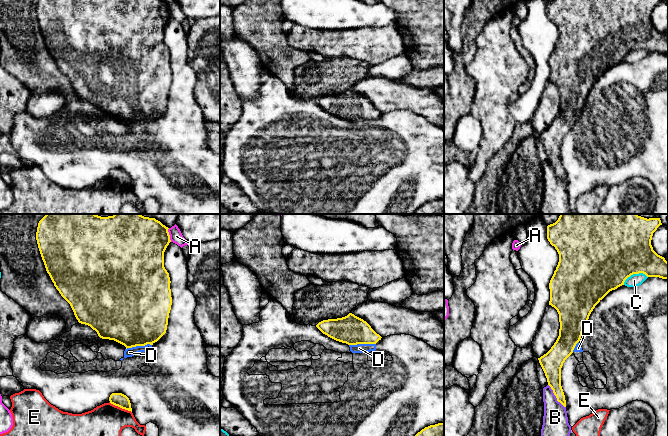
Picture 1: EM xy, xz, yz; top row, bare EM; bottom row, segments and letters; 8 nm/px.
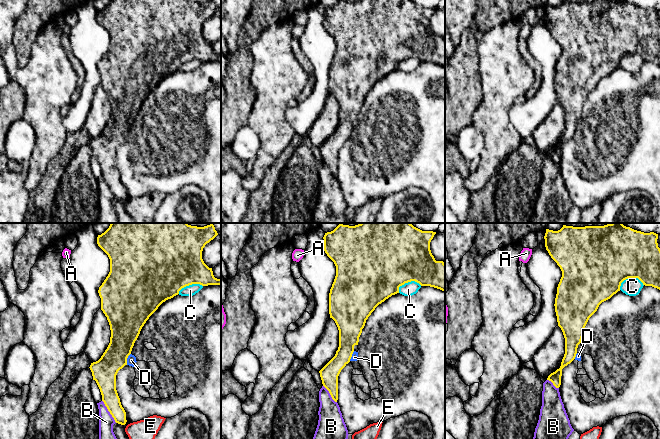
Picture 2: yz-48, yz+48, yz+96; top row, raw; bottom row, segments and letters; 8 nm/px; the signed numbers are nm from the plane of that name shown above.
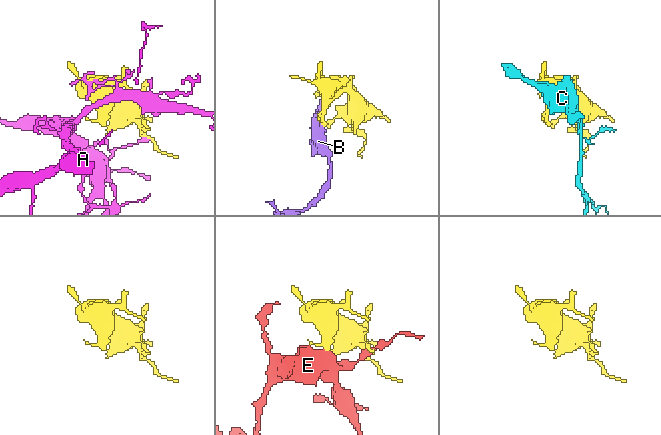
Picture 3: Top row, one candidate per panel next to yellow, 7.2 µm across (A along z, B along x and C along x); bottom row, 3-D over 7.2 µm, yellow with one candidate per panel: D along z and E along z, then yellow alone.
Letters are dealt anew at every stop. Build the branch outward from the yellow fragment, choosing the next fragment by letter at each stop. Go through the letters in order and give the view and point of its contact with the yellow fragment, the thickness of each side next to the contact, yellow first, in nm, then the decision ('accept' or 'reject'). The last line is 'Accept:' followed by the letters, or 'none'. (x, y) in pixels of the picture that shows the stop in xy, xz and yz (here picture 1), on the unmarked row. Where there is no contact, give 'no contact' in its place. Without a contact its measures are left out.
A: xy (169, 11) | 380/100 nm | reject
B: yz (555, 171) | 160/220 nm | reject
C: yz (634, 49) | 480/100 nm | reject
D: xz (362, 119) | 240/80 nm | reject
E: xy (120, 183) | 110/360 nm | reject
Accept: none

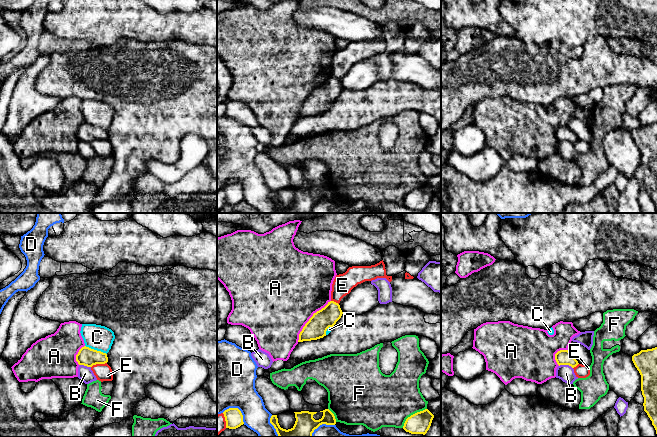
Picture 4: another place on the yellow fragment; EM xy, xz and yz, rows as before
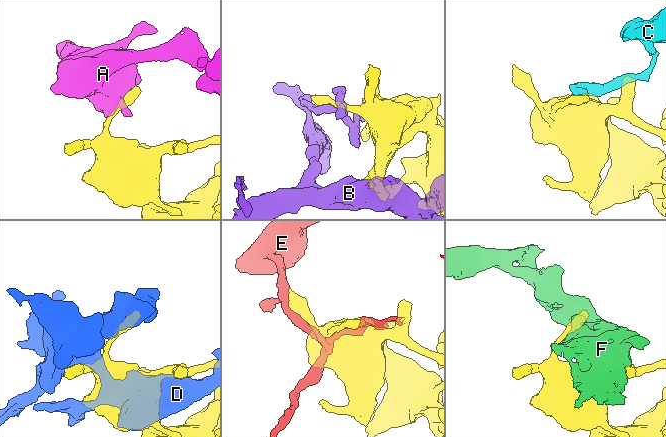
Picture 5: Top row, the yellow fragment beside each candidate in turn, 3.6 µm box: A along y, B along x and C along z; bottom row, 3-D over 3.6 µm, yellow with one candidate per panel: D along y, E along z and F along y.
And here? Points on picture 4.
A: xz (309, 95) | 170/500 nm | reject
B: yz (566, 140) | 130/130 nm | reject
C: xy (96, 126) | 150/200 nm | reject
D: xz (237, 184) | 140/460 nm | reject
E: xy (98, 139) | 150/140 nm | reject
F: xz (413, 190) | 180/420 nm | reject
Accept: none

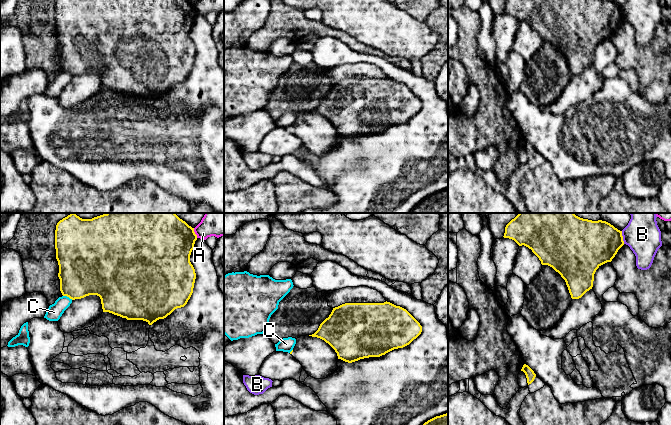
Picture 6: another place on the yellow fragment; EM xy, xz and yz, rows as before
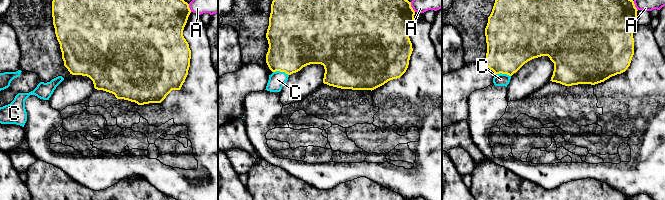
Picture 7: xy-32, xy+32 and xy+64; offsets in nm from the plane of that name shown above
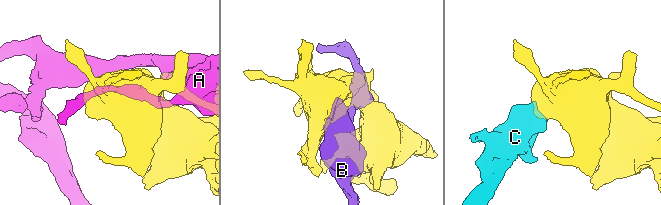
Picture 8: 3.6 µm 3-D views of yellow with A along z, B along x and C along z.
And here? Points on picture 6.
A: xy (194, 9) | 380/120 nm | reject
B: yz (622, 13) | 360/260 nm | reject
C: xy (68, 72) | 400/120 nm | reject
Accept: none

